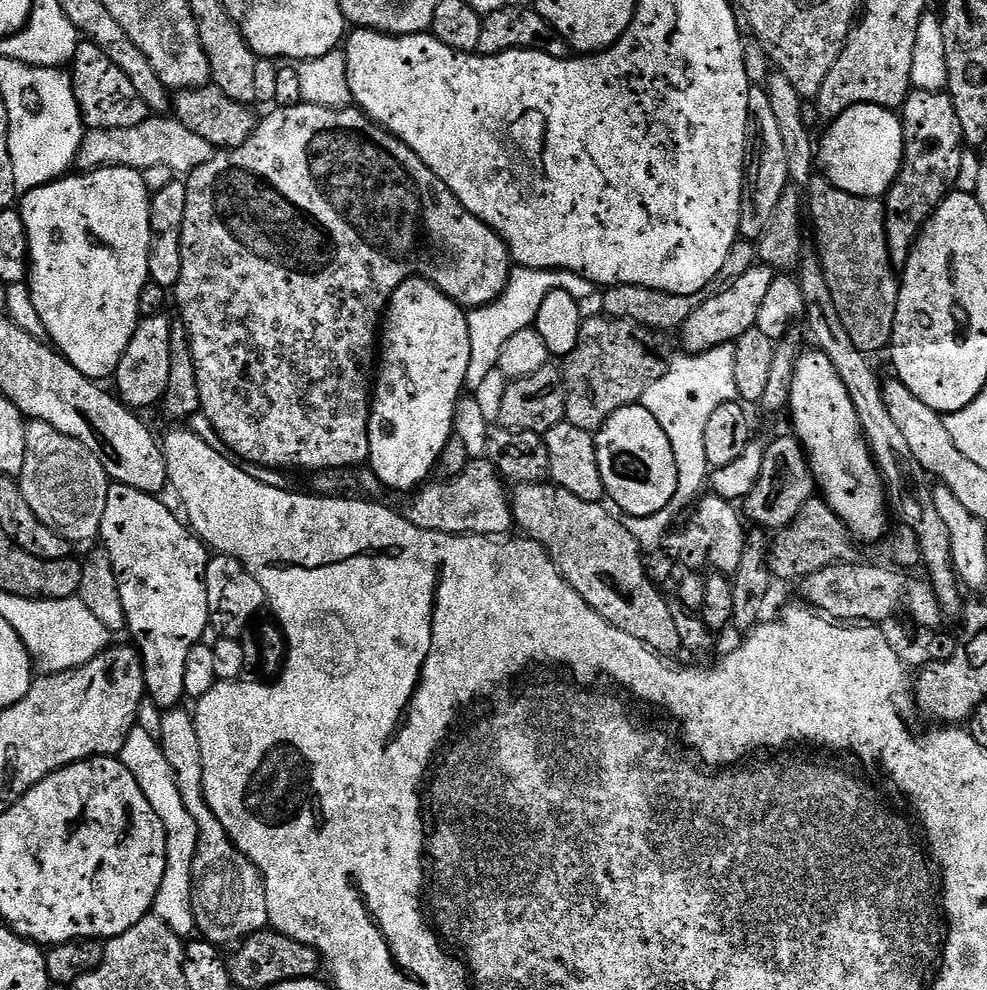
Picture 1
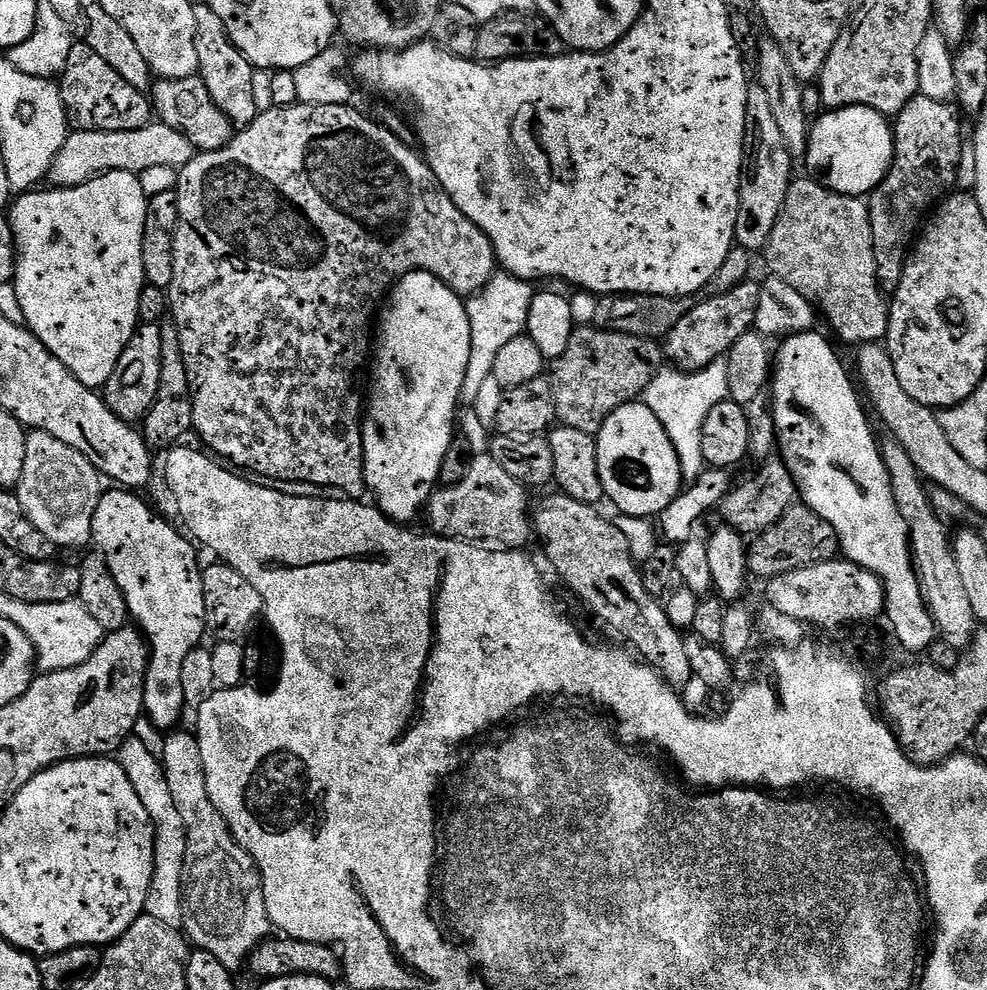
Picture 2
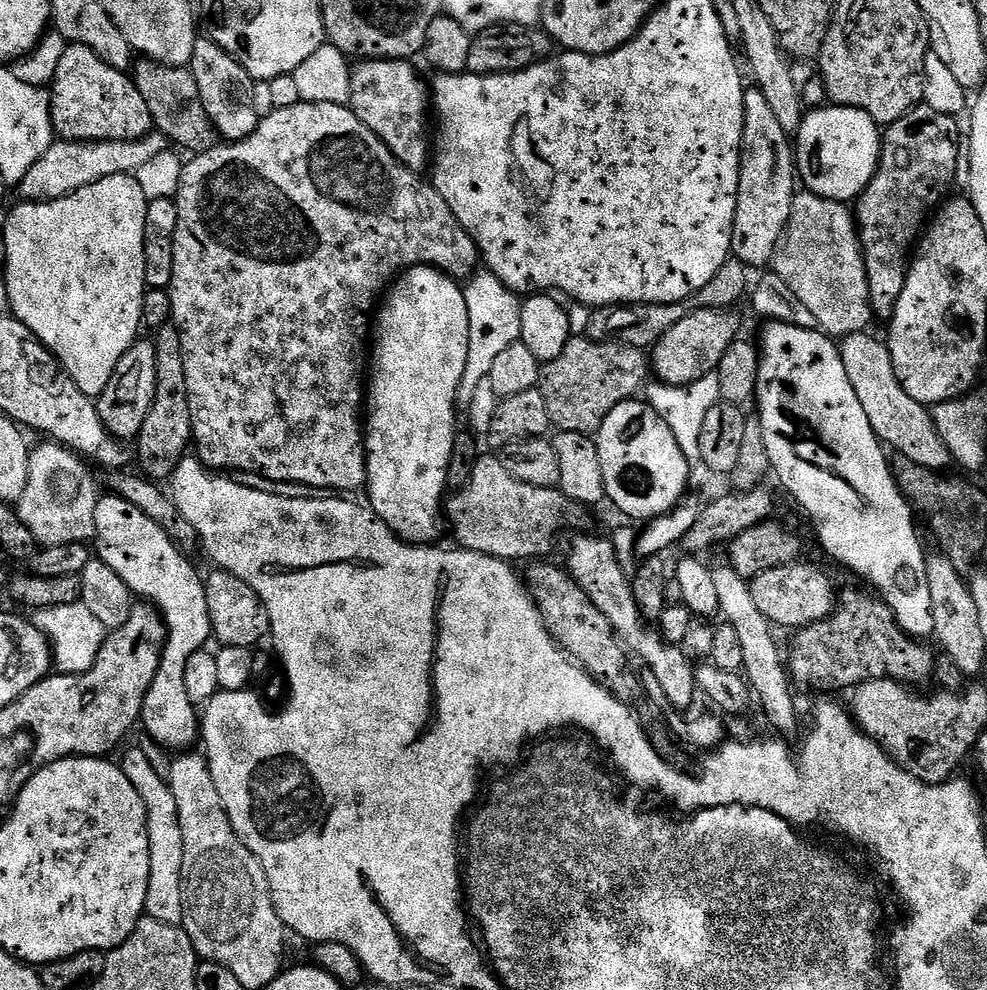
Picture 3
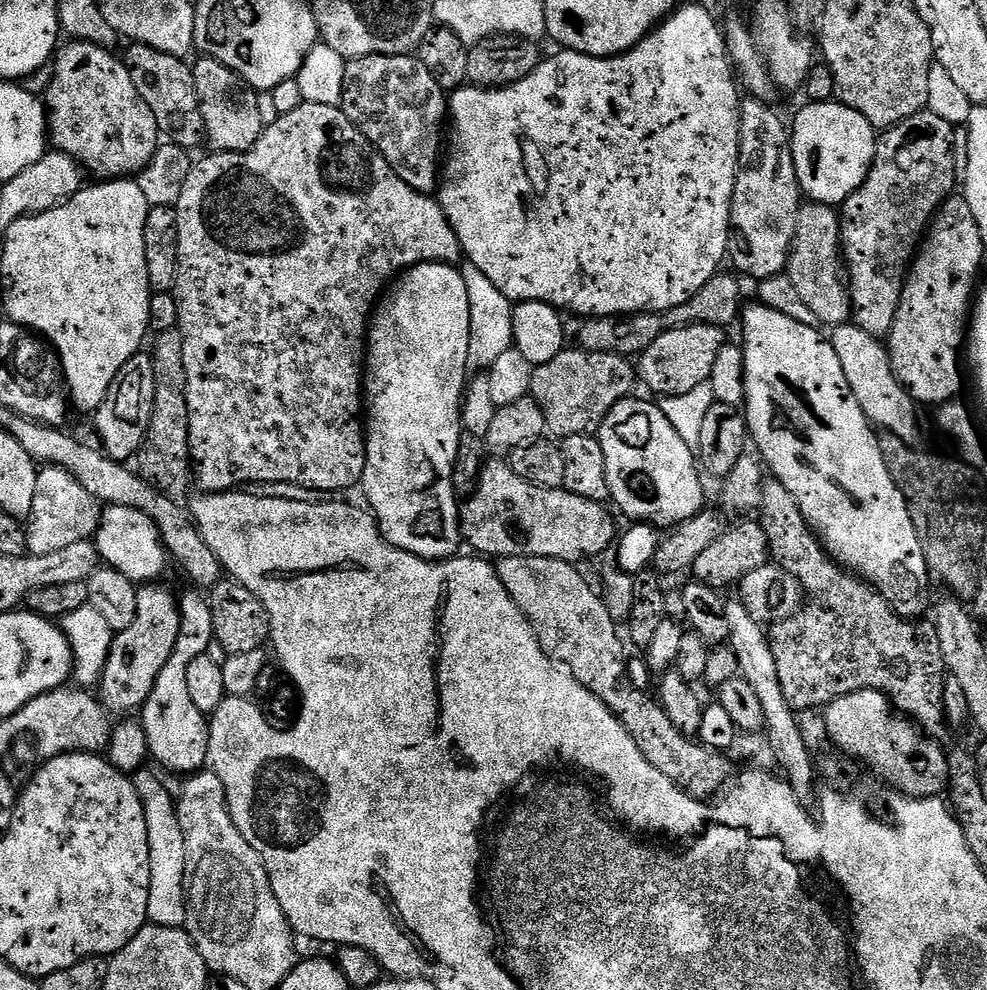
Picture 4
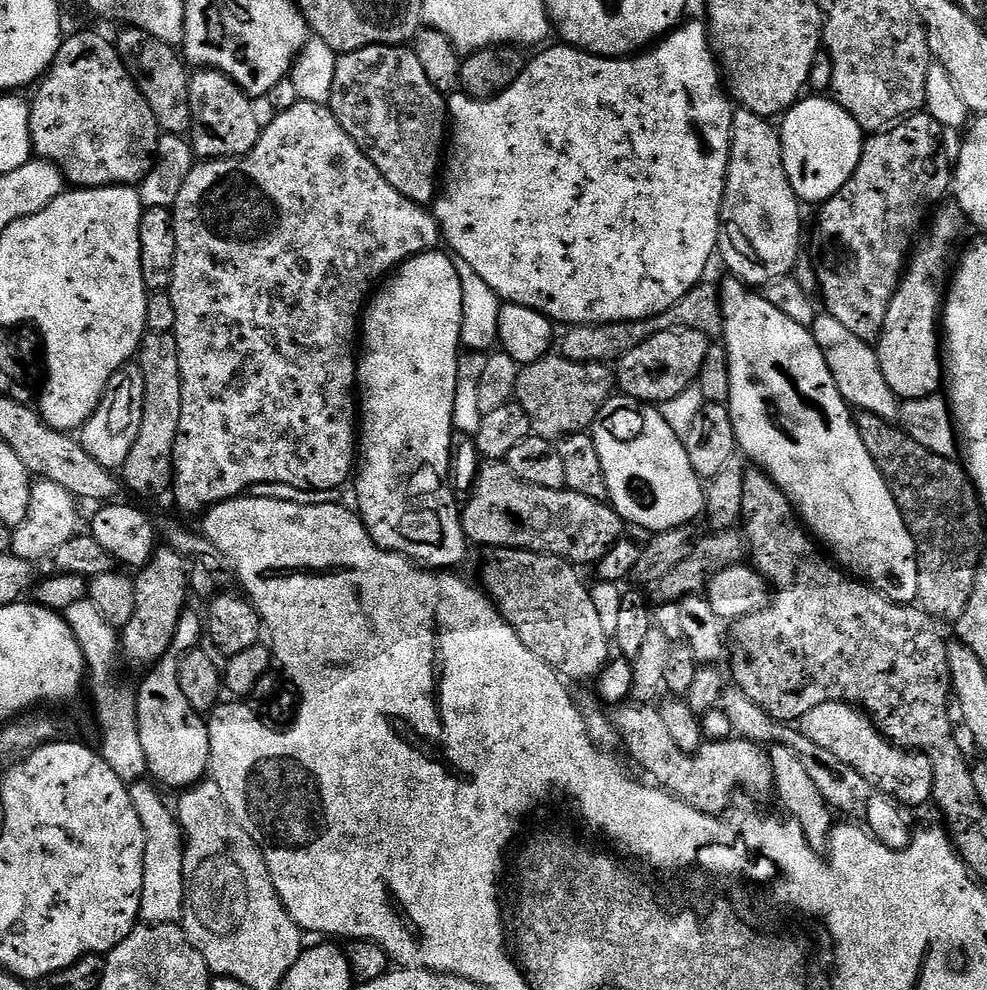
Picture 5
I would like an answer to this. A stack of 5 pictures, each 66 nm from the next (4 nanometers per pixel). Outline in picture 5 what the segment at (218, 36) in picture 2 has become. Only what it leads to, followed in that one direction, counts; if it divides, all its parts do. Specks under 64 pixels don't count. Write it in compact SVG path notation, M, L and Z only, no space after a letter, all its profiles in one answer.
M215 68L193 71L188 89L192 107L190 143L193 153L201 161L235 160L237 156L246 156L254 150L260 141L262 120L256 117L253 97Z

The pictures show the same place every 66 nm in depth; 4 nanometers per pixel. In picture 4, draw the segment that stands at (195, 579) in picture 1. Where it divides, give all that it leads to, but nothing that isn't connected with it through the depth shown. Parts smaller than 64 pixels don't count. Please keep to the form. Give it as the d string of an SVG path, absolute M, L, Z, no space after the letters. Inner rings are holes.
M107 505L99 513L94 543L101 561L107 567L116 568L122 574L126 574L126 578L134 582L156 582L161 579L164 560L166 561L164 544L160 540L160 531L156 528L156 523L146 518L146 514L130 510L126 506ZM188 590L178 600L180 609L180 633L174 642L174 650L162 666L162 674L154 682L154 690L150 690L150 698L146 698L139 723L144 726L148 751L153 761L157 760L164 768L179 774L191 774L201 771L209 763L208 758L208 725L209 717L190 698L190 689L186 687L186 670L194 658L205 655L208 647L213 647L212 615L207 599L199 591Z

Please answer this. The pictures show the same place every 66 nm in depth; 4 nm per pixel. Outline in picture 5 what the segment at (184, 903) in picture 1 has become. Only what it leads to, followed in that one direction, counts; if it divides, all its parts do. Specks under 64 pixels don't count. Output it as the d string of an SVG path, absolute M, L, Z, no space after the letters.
M148 782L131 785L132 801L142 818L142 830L146 834L146 854L144 855L144 890L140 903L140 920L145 924L180 924L184 918L184 830L180 827L177 813L168 809L168 804L155 792L157 789Z

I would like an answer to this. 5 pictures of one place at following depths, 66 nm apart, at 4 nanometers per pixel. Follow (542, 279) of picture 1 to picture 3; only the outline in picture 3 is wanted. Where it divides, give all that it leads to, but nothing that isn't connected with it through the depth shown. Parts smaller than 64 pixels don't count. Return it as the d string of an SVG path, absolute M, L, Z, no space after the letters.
M480 270L475 273L463 285L464 297L466 298L466 310L470 314L470 346L466 350L466 370L462 370L462 382L456 391L457 409L467 410L470 402L474 400L474 390L488 379L490 366L494 366L494 361L506 350L506 346L517 343L520 338L520 306L521 297L512 289L507 288L493 272Z

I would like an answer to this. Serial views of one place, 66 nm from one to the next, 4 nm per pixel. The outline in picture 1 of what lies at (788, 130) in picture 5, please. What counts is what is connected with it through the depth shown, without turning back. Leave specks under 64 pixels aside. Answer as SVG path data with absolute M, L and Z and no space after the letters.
M859 104L837 116L823 132L824 137L818 140L818 168L824 171L821 172L823 179L846 194L883 197L896 180L900 164L904 161L904 126L901 117L890 108Z

